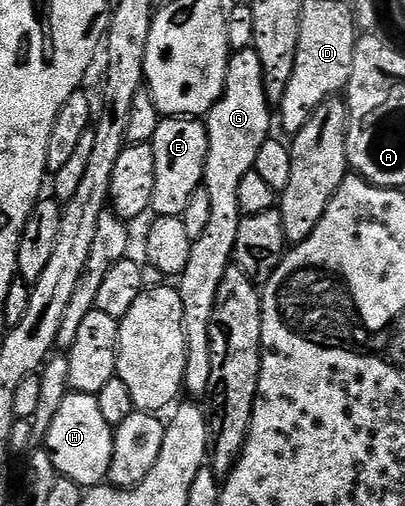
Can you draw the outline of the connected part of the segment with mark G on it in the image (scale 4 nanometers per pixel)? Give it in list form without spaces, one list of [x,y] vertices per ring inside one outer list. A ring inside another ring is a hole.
[[[253,47],[234,52],[228,62],[222,96],[210,107],[204,120],[210,139],[204,187],[212,201],[212,215],[208,217],[204,234],[200,234],[200,238],[194,241],[192,254],[188,254],[188,266],[184,266],[176,284],[184,306],[186,388],[194,396],[205,397],[210,390],[210,323],[216,306],[216,292],[220,290],[220,282],[234,259],[236,230],[240,230],[243,218],[236,193],[240,190],[240,178],[252,171],[256,154],[260,154],[260,146],[271,139],[270,111],[272,105],[264,90],[264,70],[260,66],[260,58]]]

